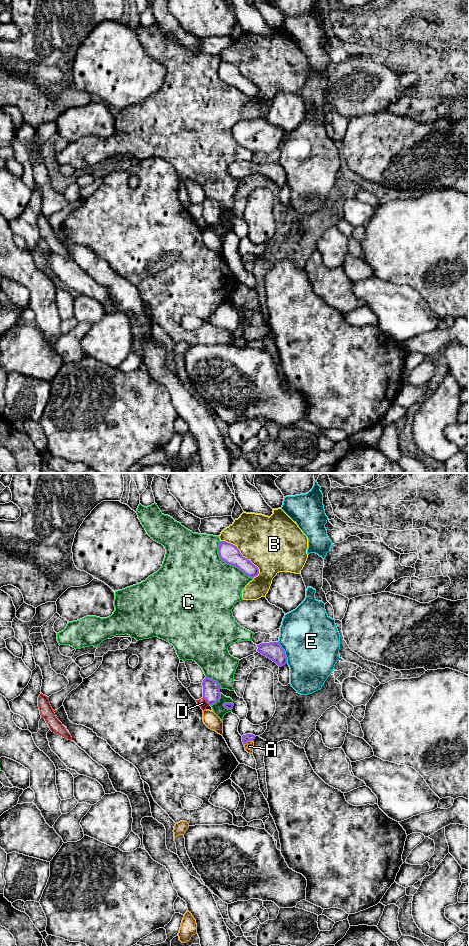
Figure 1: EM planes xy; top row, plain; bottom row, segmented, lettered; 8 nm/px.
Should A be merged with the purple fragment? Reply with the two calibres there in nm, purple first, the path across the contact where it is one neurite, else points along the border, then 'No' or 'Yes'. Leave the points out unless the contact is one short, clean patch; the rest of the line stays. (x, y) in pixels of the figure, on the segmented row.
Thickness 60 nm (purple) against 80 nm. Boundary: xy (252, 739), (244, 744). No

